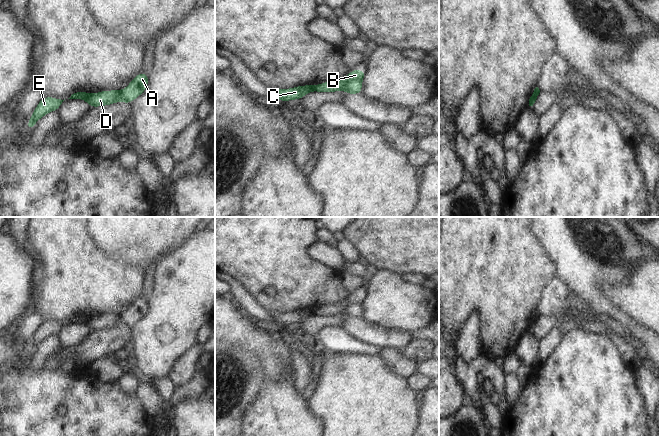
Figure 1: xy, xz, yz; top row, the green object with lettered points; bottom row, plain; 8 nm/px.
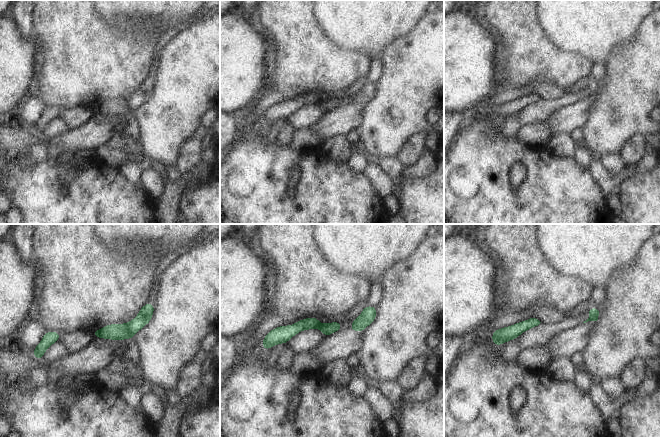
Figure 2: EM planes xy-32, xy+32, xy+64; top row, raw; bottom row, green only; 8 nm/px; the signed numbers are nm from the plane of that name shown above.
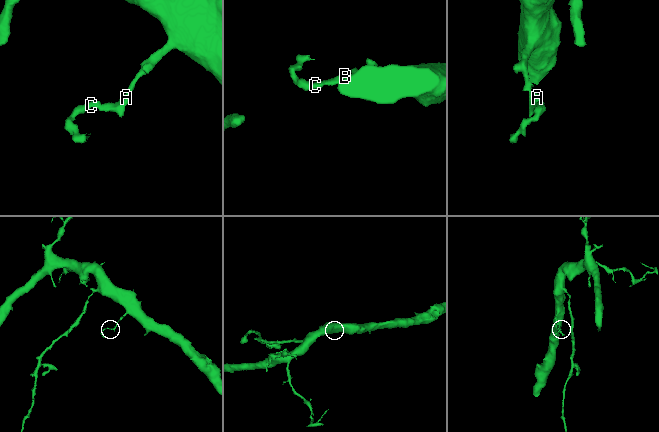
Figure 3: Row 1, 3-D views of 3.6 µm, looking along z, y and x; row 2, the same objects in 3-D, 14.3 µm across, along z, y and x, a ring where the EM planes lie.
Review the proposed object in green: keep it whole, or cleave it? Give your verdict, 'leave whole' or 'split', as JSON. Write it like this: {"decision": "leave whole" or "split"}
{"decision": "split"}

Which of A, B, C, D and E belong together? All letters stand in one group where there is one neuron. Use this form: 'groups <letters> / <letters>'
groups A B D / C E

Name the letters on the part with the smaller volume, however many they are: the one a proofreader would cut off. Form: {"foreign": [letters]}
{"foreign": ["C", "E"]}

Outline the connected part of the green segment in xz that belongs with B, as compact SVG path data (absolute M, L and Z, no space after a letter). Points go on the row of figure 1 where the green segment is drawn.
M350 70L349 75L344 80L333 80L319 85L311 85L314 92L337 92L343 90L348 94L361 94L362 80L365 70Z

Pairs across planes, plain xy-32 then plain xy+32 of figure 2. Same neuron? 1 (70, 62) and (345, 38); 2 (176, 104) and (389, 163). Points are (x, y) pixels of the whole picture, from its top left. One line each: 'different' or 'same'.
1: different
2: different

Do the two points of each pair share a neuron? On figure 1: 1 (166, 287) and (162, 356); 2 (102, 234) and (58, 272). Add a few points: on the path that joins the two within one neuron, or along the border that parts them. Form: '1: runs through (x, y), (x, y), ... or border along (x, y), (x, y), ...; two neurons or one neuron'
1: runs through (166, 304), (166, 331), (162, 335), (162, 339); one neuron
2: border along (86, 227), (95, 243), (111, 257); two neurons

